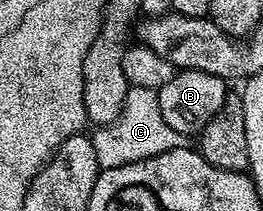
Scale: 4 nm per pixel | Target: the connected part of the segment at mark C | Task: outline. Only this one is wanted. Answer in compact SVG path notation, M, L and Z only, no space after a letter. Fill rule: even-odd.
M129 87L122 114L118 114L114 122L99 125L91 133L91 137L94 154L98 157L101 169L142 162L146 158L166 154L166 150L178 150L186 144L186 138L178 134L178 130L166 126L166 118L162 118L162 109L158 106L158 91L155 88Z

